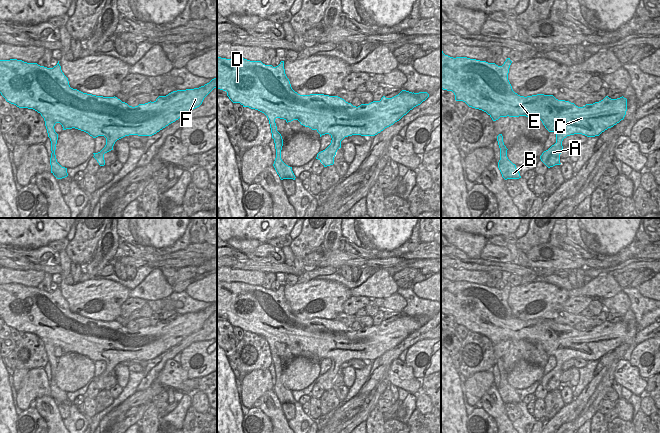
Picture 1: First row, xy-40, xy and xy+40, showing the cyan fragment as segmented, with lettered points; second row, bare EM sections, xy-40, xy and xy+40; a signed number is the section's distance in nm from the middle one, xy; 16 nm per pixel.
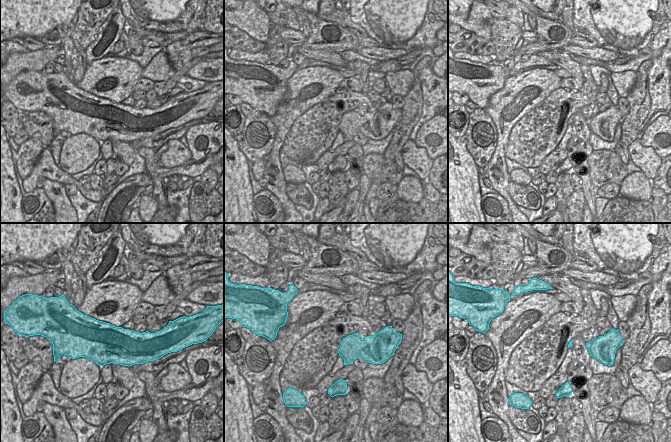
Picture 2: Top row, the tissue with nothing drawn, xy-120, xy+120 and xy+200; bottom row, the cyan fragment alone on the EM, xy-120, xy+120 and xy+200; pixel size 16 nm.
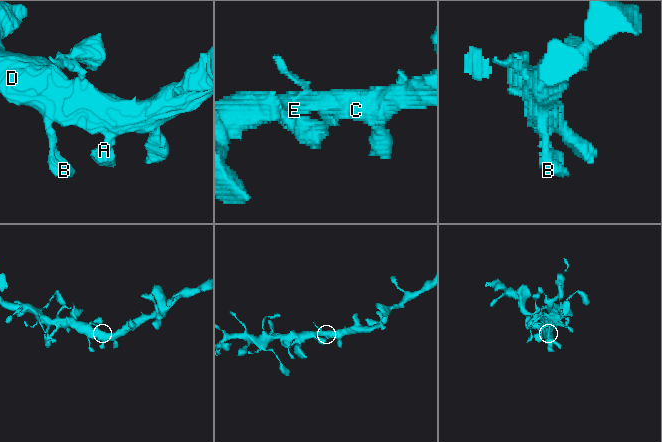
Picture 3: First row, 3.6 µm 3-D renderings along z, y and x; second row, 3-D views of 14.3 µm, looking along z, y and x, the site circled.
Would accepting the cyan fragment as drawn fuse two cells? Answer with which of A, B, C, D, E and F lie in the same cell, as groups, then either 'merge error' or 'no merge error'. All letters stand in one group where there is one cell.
A B C D E F | no merge error

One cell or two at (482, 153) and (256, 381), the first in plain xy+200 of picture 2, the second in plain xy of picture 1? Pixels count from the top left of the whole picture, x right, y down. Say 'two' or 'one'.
two

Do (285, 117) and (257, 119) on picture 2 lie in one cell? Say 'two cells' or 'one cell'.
two cells

